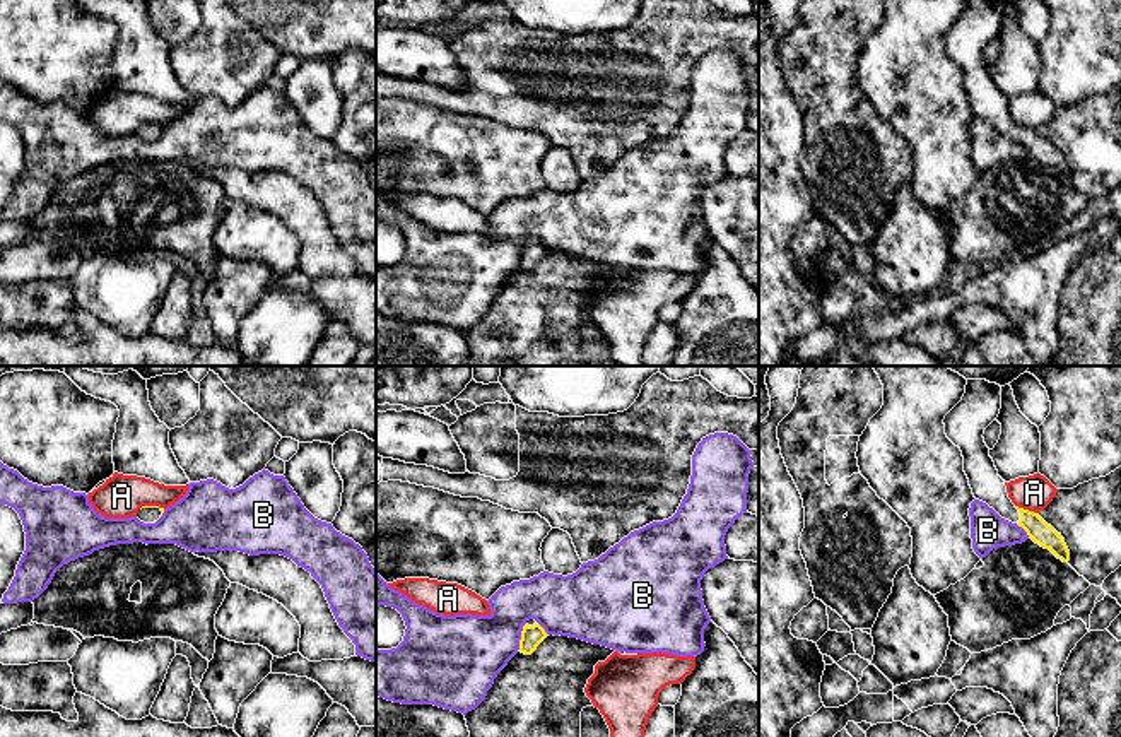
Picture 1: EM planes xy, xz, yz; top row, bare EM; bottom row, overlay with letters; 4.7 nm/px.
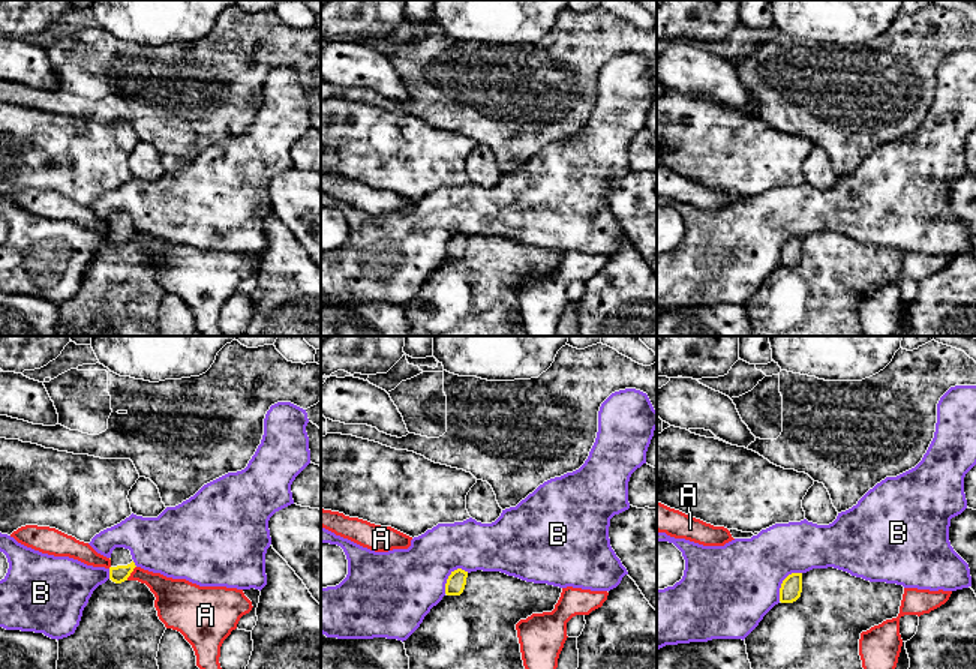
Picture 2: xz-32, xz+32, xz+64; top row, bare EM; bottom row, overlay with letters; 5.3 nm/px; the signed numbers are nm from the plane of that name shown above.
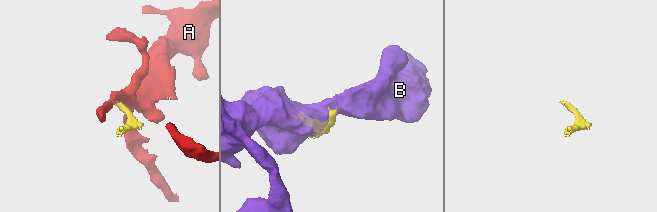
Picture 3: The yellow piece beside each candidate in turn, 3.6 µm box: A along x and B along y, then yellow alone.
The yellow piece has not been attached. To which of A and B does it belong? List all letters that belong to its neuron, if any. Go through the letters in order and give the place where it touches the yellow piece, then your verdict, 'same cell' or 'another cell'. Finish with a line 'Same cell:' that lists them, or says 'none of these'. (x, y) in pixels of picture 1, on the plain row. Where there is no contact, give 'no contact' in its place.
A: contact yz (1027, 127); another cell
B: contact xz (522, 253); another cell
Same cell: none of these

